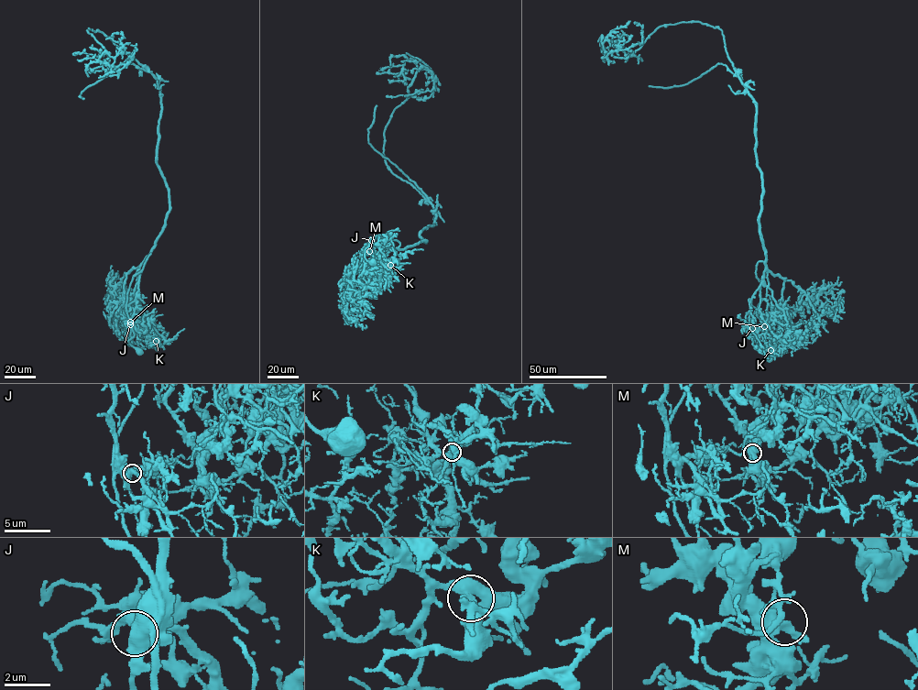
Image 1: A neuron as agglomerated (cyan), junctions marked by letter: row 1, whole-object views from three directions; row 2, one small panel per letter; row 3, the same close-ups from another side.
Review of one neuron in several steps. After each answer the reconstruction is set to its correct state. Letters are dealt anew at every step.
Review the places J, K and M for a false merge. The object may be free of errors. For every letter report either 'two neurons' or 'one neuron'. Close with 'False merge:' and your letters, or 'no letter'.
J: one neuron
K: one neuron
M: two neurons
False merge: M

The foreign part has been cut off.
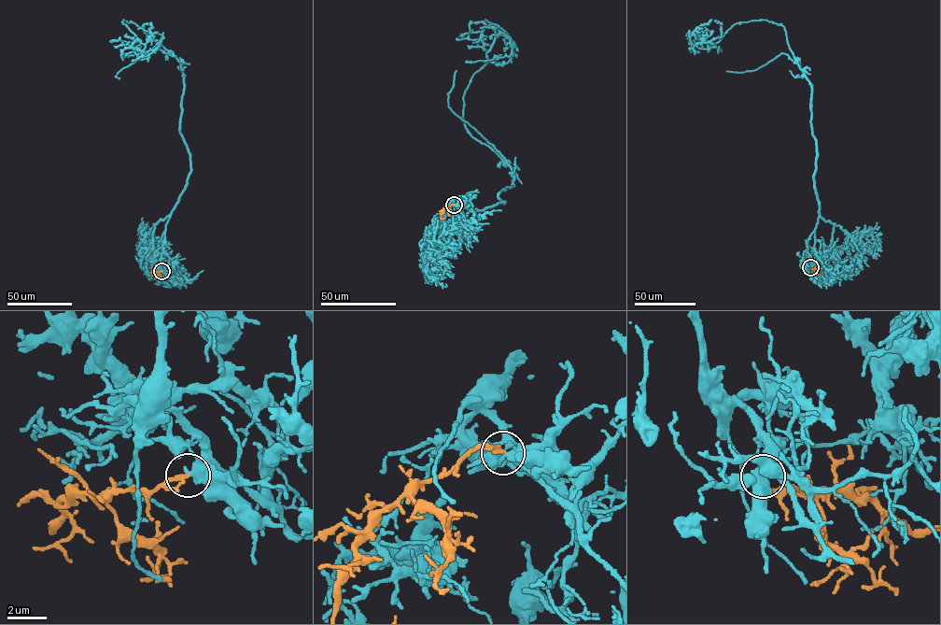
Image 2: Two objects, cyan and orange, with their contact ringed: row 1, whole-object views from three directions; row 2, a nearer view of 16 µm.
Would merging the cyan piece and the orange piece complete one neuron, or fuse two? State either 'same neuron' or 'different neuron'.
same neuron

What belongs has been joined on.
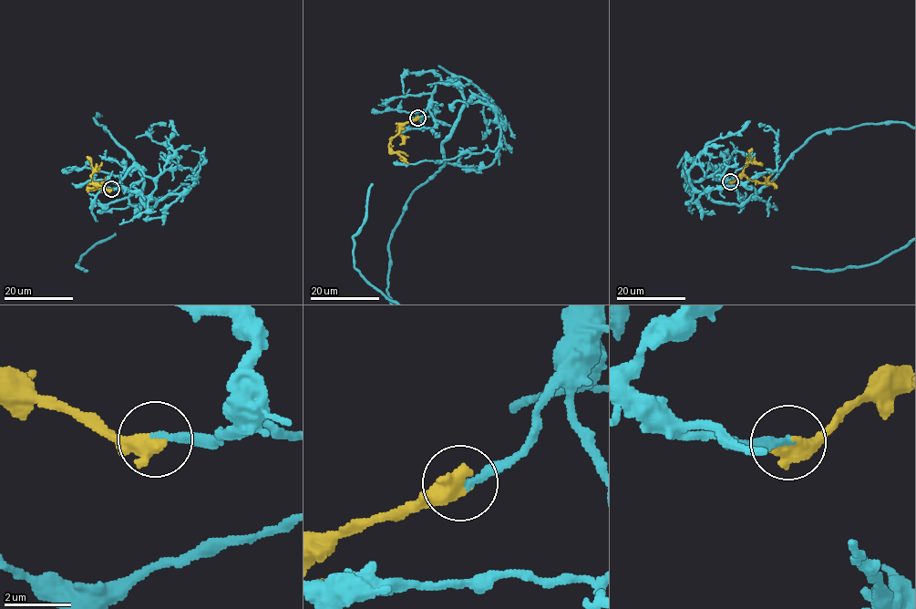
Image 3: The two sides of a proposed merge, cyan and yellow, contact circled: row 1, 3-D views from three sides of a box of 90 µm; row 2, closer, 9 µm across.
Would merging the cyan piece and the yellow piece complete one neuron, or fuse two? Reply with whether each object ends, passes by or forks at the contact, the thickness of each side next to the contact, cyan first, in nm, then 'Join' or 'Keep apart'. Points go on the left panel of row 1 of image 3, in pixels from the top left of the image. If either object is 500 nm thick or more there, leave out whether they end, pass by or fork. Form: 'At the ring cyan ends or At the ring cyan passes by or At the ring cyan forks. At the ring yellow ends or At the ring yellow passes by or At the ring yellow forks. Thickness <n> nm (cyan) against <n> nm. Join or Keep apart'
Thickness 240 nm (cyan) against 600 nm. Join

